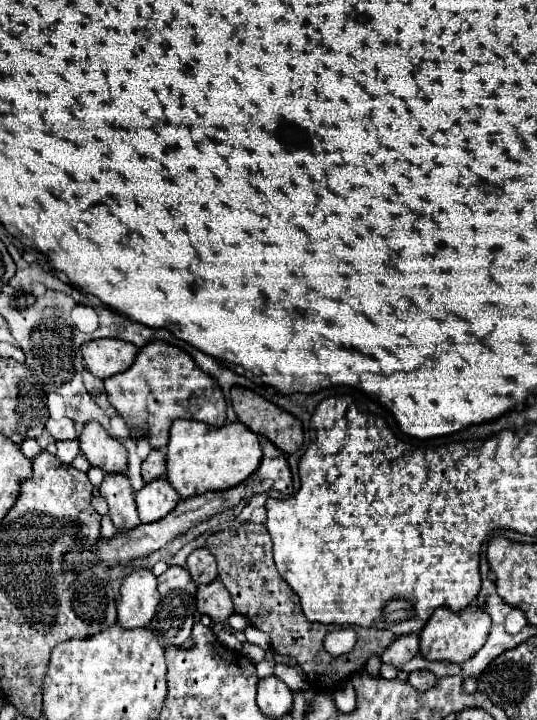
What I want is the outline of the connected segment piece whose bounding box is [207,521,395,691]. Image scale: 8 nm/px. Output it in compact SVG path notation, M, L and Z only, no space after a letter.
M247 521L235 531L217 531L209 535L207 547L217 559L219 567L219 579L227 587L227 591L233 597L235 611L245 615L249 623L263 633L271 637L271 649L279 655L289 655L297 659L303 673L309 677L309 685L313 689L331 689L339 687L343 679L347 679L351 673L361 671L365 667L365 661L371 655L381 655L387 645L395 641L395 633L389 629L375 629L375 627L353 627L357 633L357 645L353 651L333 657L323 649L323 637L329 633L329 629L335 629L337 625L323 625L307 621L307 617L301 611L299 597L293 593L293 589L279 577L273 555L271 555L271 537L267 533L267 527L263 523Z

